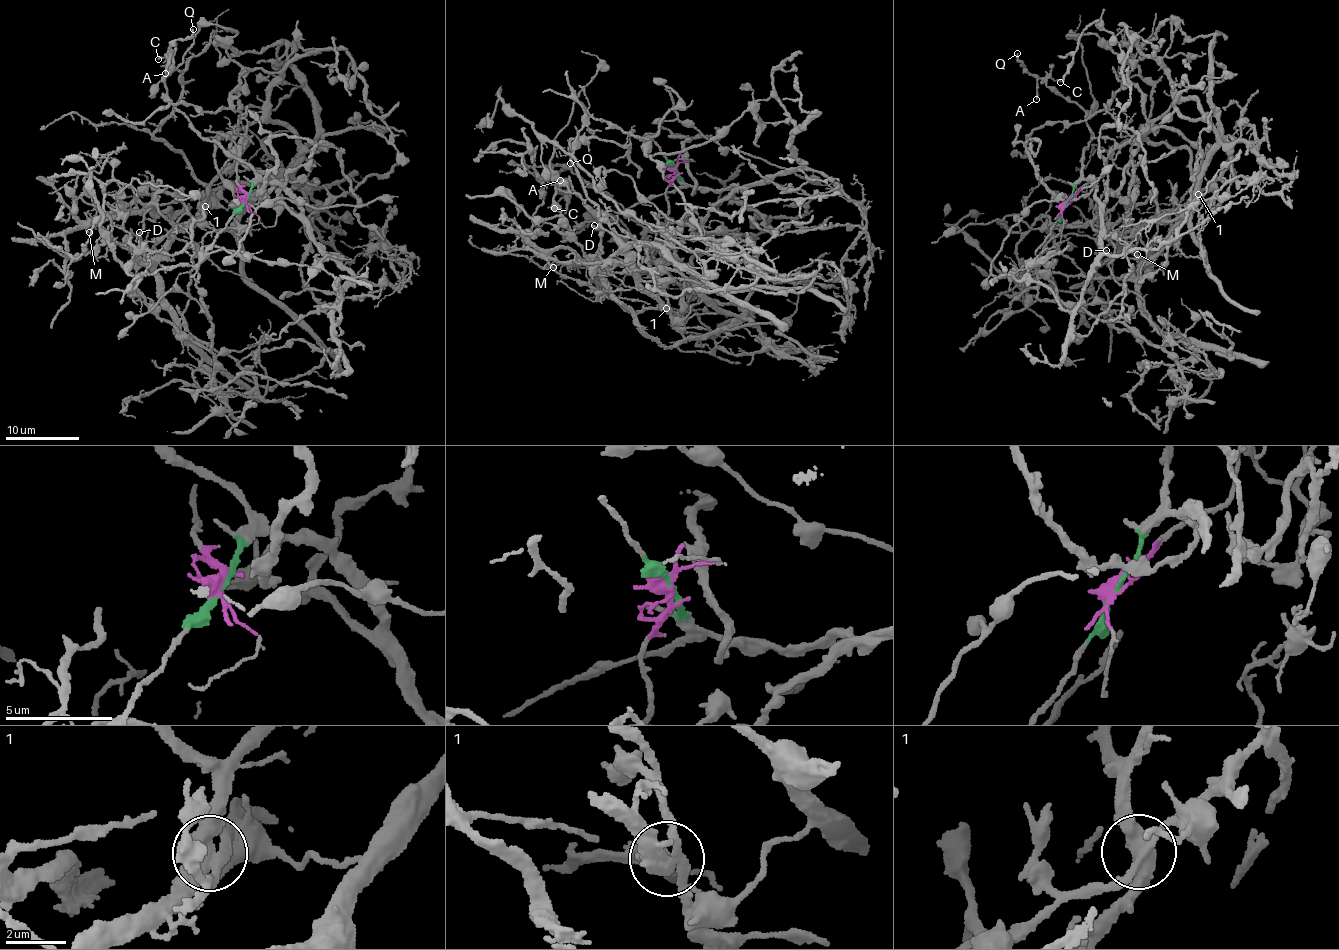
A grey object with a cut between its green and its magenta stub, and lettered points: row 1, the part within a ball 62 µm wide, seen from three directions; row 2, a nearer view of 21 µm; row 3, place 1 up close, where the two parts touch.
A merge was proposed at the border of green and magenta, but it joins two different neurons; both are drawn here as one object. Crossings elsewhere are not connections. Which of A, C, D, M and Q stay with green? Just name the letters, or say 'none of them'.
A, C, Q

